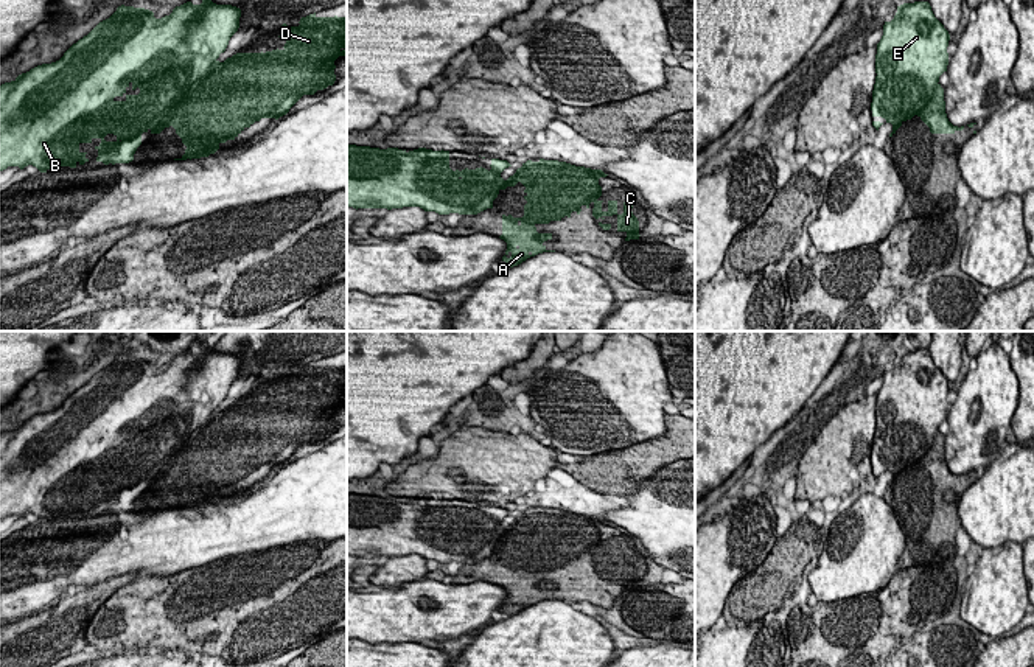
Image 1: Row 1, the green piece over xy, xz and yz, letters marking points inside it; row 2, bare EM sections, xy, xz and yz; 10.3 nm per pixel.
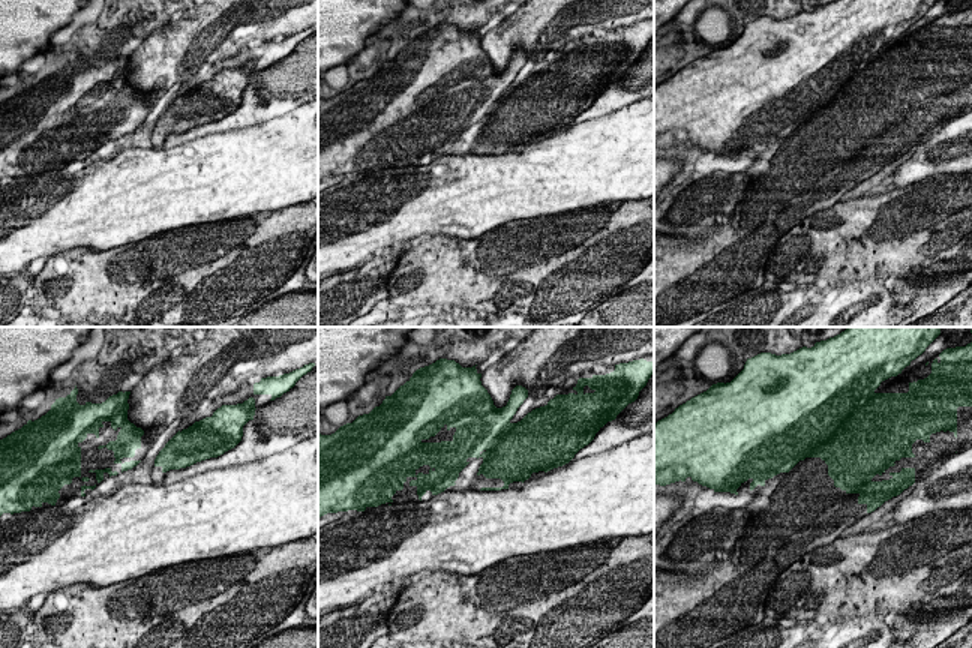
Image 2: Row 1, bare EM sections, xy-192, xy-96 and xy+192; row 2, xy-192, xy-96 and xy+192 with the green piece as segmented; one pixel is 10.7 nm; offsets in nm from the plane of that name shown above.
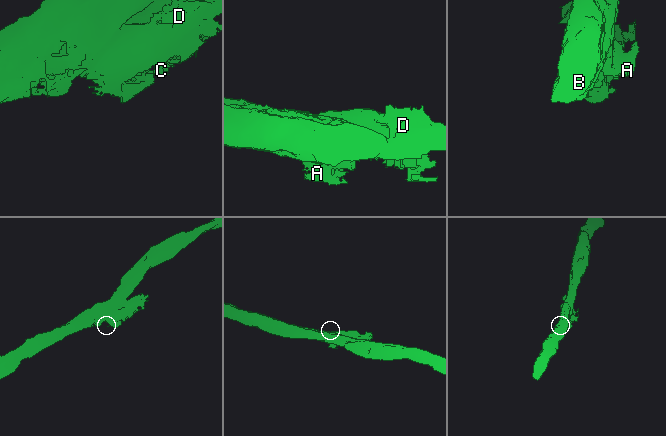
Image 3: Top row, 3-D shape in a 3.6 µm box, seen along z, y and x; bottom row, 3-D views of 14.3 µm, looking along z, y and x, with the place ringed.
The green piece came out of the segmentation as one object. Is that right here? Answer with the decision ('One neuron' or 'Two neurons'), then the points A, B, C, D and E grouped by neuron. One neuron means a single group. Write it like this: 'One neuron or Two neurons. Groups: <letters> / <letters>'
Two neurons. Groups: A C D / B E

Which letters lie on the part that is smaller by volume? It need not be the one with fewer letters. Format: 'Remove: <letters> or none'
Remove: A, C, D

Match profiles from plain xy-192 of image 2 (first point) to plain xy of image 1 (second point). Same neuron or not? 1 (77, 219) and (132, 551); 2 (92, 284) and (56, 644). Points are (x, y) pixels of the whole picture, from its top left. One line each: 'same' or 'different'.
1: same
2: different

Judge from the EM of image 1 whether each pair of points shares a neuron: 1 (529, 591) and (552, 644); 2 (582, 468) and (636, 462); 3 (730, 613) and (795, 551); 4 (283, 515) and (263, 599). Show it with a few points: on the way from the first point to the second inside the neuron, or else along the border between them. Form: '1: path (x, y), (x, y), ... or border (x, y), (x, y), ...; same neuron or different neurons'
1: border (569, 602), (538, 600), (510, 616); different neurons
2: path (596, 468), (622, 467); same neuron
3: path (737, 594), (756, 574), (776, 563); same neuron
4: border (311, 538), (240, 555); different neurons

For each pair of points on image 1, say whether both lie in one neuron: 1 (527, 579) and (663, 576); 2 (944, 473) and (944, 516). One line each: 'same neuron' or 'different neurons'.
1: same neuron
2: same neuron

